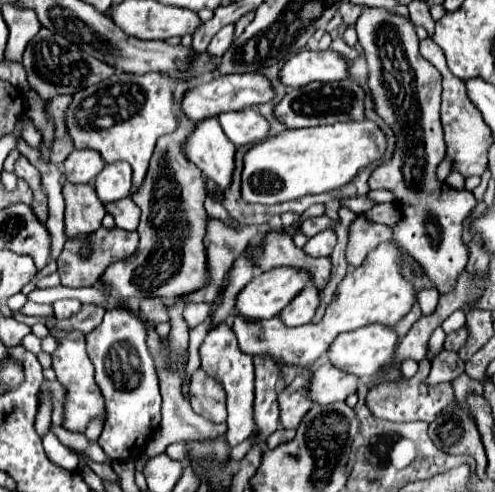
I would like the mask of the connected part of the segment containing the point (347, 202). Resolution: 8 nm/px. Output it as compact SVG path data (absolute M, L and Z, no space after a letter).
M361 195L361 197L351 197L349 199L339 199L339 205L343 205L343 207L347 207L347 209L351 209L353 213L363 213L363 211L367 211L367 209L371 209L375 203L367 197L367 195Z

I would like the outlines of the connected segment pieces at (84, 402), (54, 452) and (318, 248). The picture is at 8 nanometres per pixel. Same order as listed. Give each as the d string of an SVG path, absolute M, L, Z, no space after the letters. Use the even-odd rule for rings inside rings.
M51 331L51 335L59 341L57 351L53 353L53 369L57 373L59 383L67 389L67 399L65 399L65 423L63 427L75 433L83 433L89 419L95 415L105 413L105 403L103 403L103 395L95 383L95 371L93 371L93 363L87 357L85 351L85 335L81 331Z
M47 431L47 435L43 437L43 449L45 449L47 457L49 457L55 465L59 465L59 467L63 467L63 469L69 469L69 471L75 471L75 469L77 469L79 457L75 455L73 449L65 447L65 445L55 437L53 431Z
M323 229L321 233L317 233L315 237L311 237L305 245L305 251L309 251L309 255L321 255L321 257L329 257L333 247L337 243L337 235L331 229Z

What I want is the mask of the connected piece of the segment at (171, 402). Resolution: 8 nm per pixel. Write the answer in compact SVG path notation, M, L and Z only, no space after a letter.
M147 323L147 347L151 351L151 357L155 361L155 369L157 369L157 377L159 377L159 387L161 387L161 395L163 395L163 421L161 421L161 427L149 437L147 445L145 445L145 453L149 457L157 455L157 453L163 453L167 445L175 443L175 441L209 441L209 439L217 439L217 437L223 437L225 431L227 431L227 423L211 423L203 417L199 417L197 413L193 413L189 401L181 395L181 377L179 373L169 365L169 355L167 351L163 349L163 343L161 343L161 337L157 335L155 331L155 325Z

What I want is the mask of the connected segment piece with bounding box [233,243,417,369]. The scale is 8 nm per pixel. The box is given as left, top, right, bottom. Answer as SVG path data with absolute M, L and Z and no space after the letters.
M381 243L367 255L367 259L359 267L345 275L345 279L337 287L335 299L331 301L323 319L317 325L307 323L299 327L287 327L279 317L245 319L243 315L235 313L233 331L239 339L241 351L249 355L269 353L281 365L291 363L299 369L305 369L313 365L343 331L355 331L369 323L395 325L403 315L409 313L415 303L415 295L417 289L413 281L403 275L403 253L393 243Z

